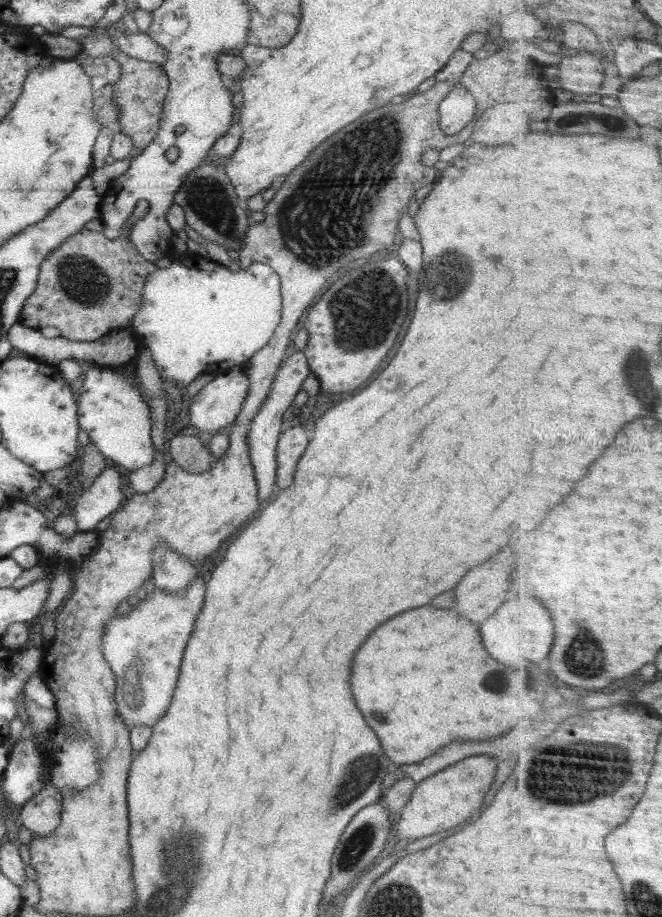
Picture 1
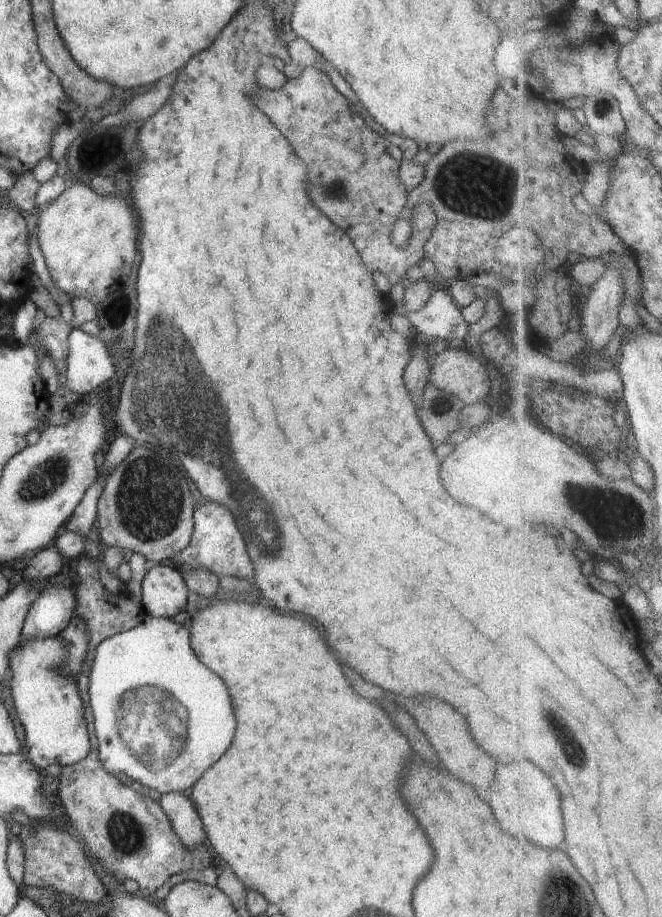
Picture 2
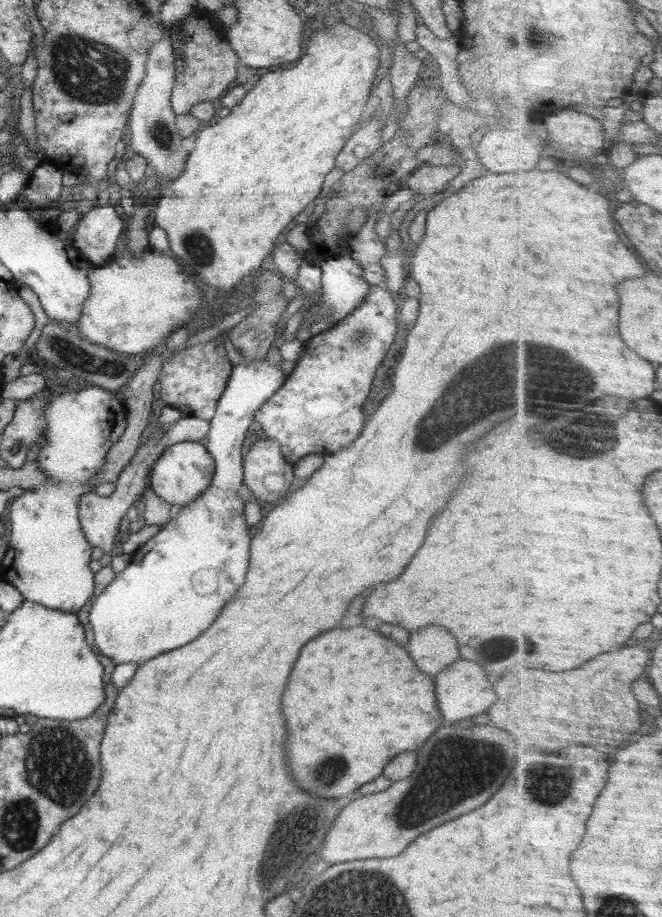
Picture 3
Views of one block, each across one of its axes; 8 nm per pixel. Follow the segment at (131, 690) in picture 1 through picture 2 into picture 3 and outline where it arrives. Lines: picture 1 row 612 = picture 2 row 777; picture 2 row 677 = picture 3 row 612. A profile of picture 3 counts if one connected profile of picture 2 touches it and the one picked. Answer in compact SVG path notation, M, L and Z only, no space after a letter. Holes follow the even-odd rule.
M266 357L233 366L218 400L215 415L209 420L208 443L205 447L216 463L210 486L194 502L176 510L171 520L156 535L135 550L128 566L116 573L104 592L95 596L94 602L90 604L89 621L94 634L94 646L115 665L134 662L140 666L156 655L192 642L214 622L224 602L230 600L230 596L244 584L251 538L244 520L245 502L238 494L238 489L244 484L242 443L250 424L255 421L255 412L286 379L284 372L279 372L279 365L274 369Z

